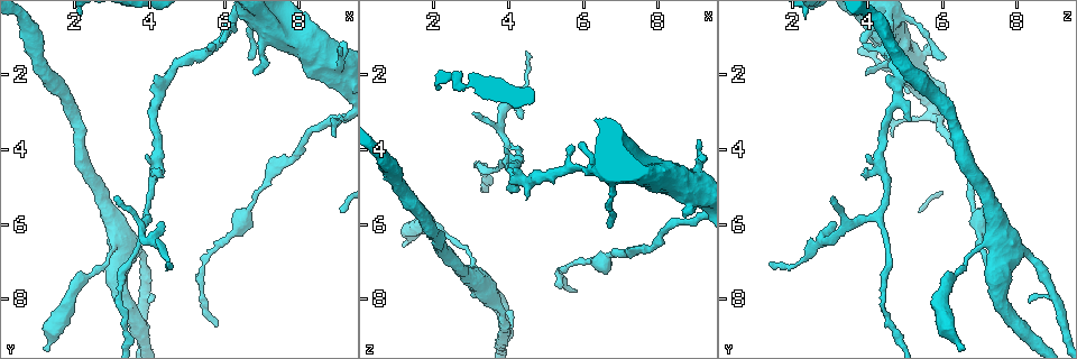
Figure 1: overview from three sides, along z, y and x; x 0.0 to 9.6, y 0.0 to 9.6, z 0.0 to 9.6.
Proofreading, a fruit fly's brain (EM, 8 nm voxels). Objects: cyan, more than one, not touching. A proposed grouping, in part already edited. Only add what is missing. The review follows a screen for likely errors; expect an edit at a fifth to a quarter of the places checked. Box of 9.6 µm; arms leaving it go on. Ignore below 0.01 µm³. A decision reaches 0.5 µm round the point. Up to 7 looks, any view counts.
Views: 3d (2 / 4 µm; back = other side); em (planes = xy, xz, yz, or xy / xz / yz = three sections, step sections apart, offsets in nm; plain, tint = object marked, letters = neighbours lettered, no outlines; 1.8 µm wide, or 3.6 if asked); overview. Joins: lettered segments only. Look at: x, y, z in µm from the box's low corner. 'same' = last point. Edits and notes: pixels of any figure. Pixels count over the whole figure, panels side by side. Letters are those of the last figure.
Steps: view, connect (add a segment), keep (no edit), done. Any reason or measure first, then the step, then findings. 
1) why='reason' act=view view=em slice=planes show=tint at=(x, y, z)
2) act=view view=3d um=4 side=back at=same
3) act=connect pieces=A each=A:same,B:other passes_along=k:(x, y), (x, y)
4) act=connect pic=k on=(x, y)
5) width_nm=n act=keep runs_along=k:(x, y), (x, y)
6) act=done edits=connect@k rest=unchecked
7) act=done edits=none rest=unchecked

why='abrupt turn' act=view view=3d um=4 at=(9.05, 1.60, 4.30)

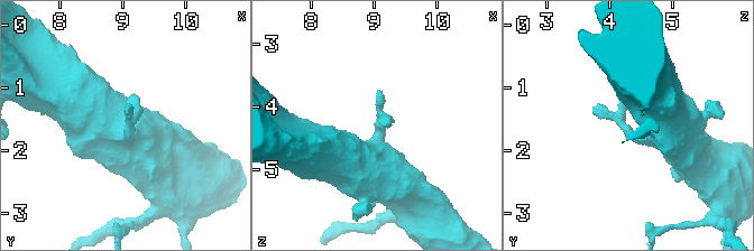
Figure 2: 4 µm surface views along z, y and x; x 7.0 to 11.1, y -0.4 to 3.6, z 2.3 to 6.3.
act=view view=em um=3.6 slice=xy step=16 show=tint at=(9.15, 1.65, 4.30)

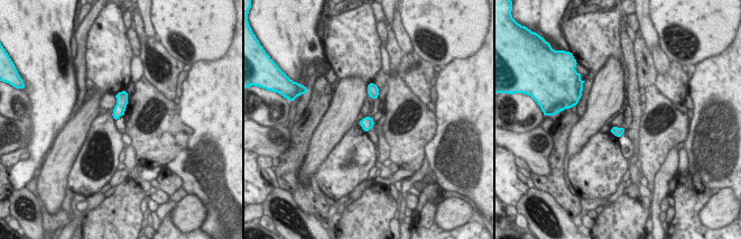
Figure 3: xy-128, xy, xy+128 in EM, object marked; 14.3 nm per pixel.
act=view view=em um=3.6 slice=planes show=letters at=same

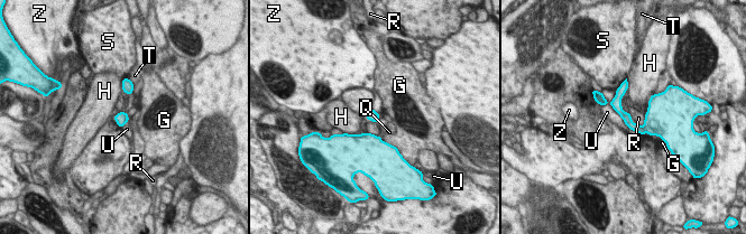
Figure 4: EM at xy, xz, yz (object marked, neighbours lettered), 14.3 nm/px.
width_nm=130 act=keep each=G:other,H:other,Q:other,R:other,S:other,T:other,U:other,Z:other runs_along=4:(625, 84), (618, 110), (634, 127), (653, 132) found='none of them fits'

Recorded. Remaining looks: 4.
why='tapers out' act=view view=em slice=yz step=8 show=tint at=(8.95, 3.65, 4.65)

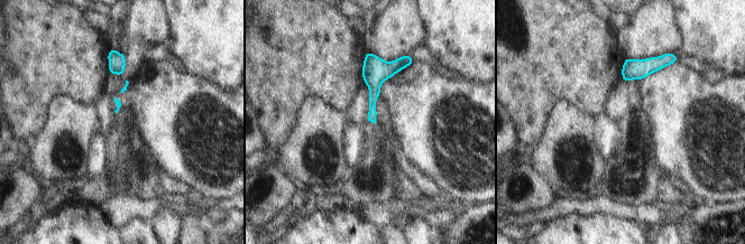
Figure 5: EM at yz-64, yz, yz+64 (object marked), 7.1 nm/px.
why='another direction' act=view view=em slice=planes show=letters at=same

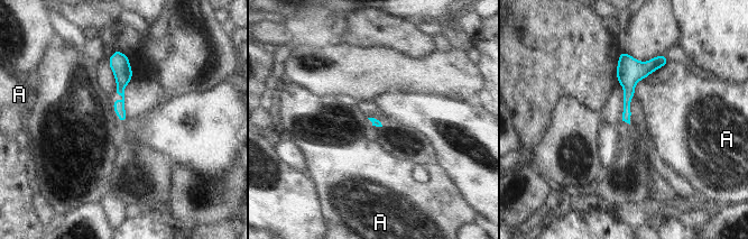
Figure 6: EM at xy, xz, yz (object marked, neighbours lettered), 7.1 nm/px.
act=keep each=A:other border=6:(668, 61), (642, 79), (634, 94) found='no lettered segment goes on from it'

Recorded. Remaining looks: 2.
why='calibre changes' act=view view=em slice=planes show=letters at=(2.85, 7.05, 6.70)

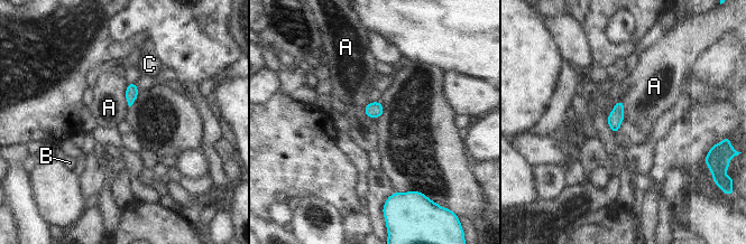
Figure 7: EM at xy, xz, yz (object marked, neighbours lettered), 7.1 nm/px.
act=keep each=A:other,B:other,C:other border=7:(622, 99), (615, 104), (607, 118) found='no lettered segment goes on from it'

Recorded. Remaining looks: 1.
act=done edits=none rest=unchecked

